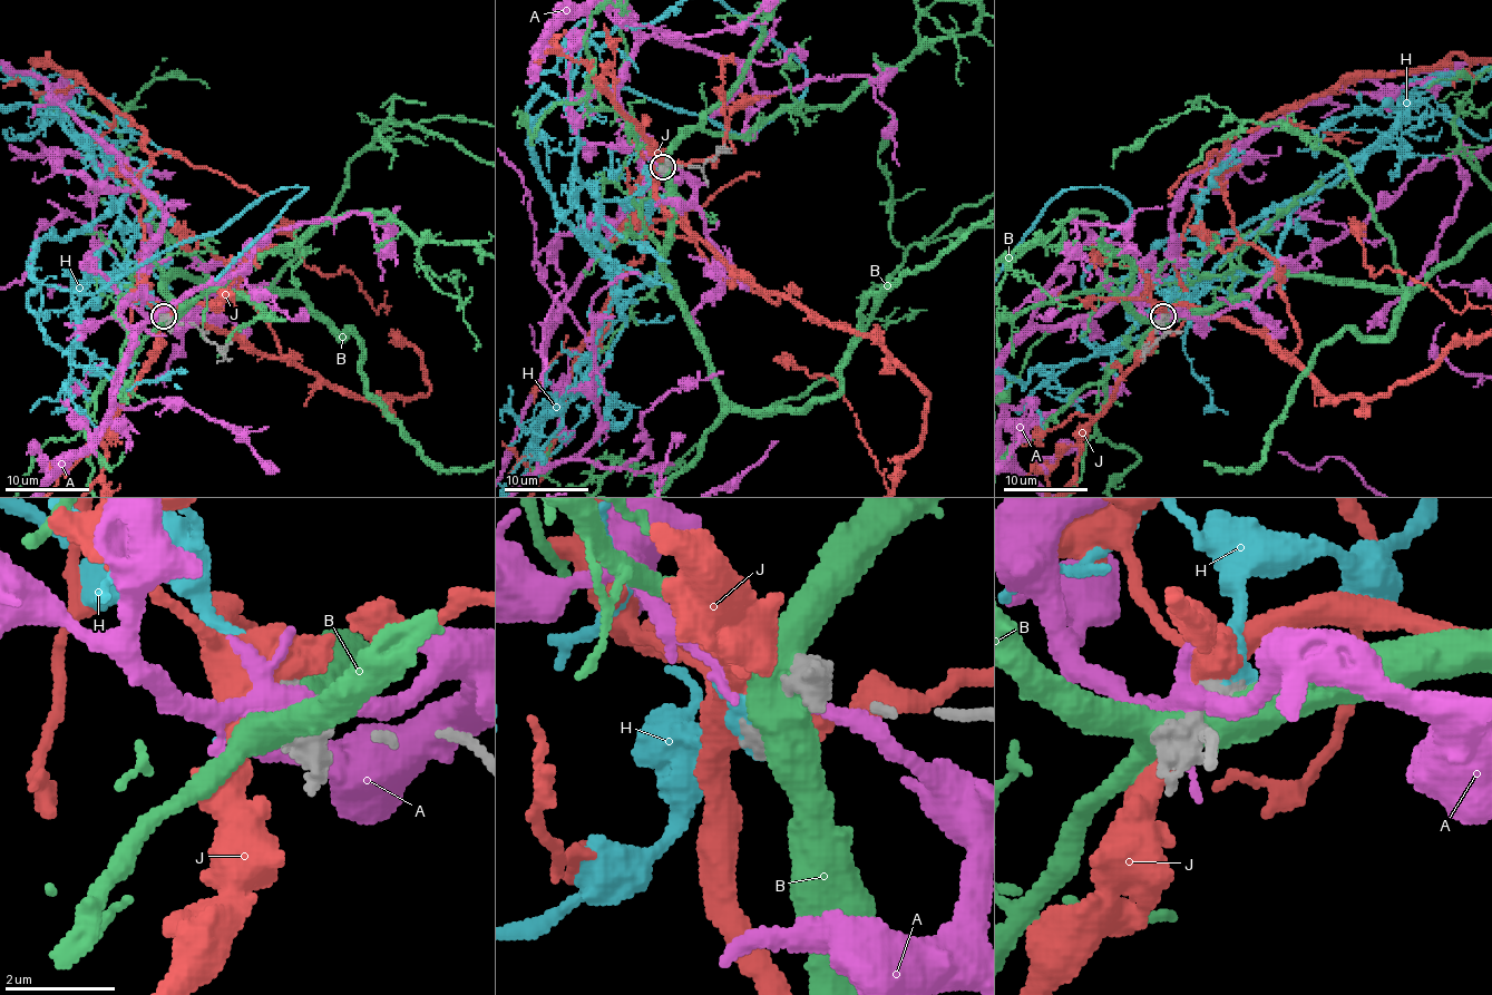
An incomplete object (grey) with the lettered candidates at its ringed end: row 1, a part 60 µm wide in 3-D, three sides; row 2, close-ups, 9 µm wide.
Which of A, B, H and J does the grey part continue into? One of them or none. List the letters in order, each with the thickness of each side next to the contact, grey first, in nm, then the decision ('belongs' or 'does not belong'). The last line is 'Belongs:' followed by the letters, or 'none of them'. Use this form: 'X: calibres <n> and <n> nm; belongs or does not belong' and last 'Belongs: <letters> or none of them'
A: calibres 700 and 340 nm; does not belong
B: calibres 500 and 600 nm; does not belong
H: calibres 650 and 500 nm; belongs
J: calibres 650 and 550 nm; does not belong
Belongs: H

